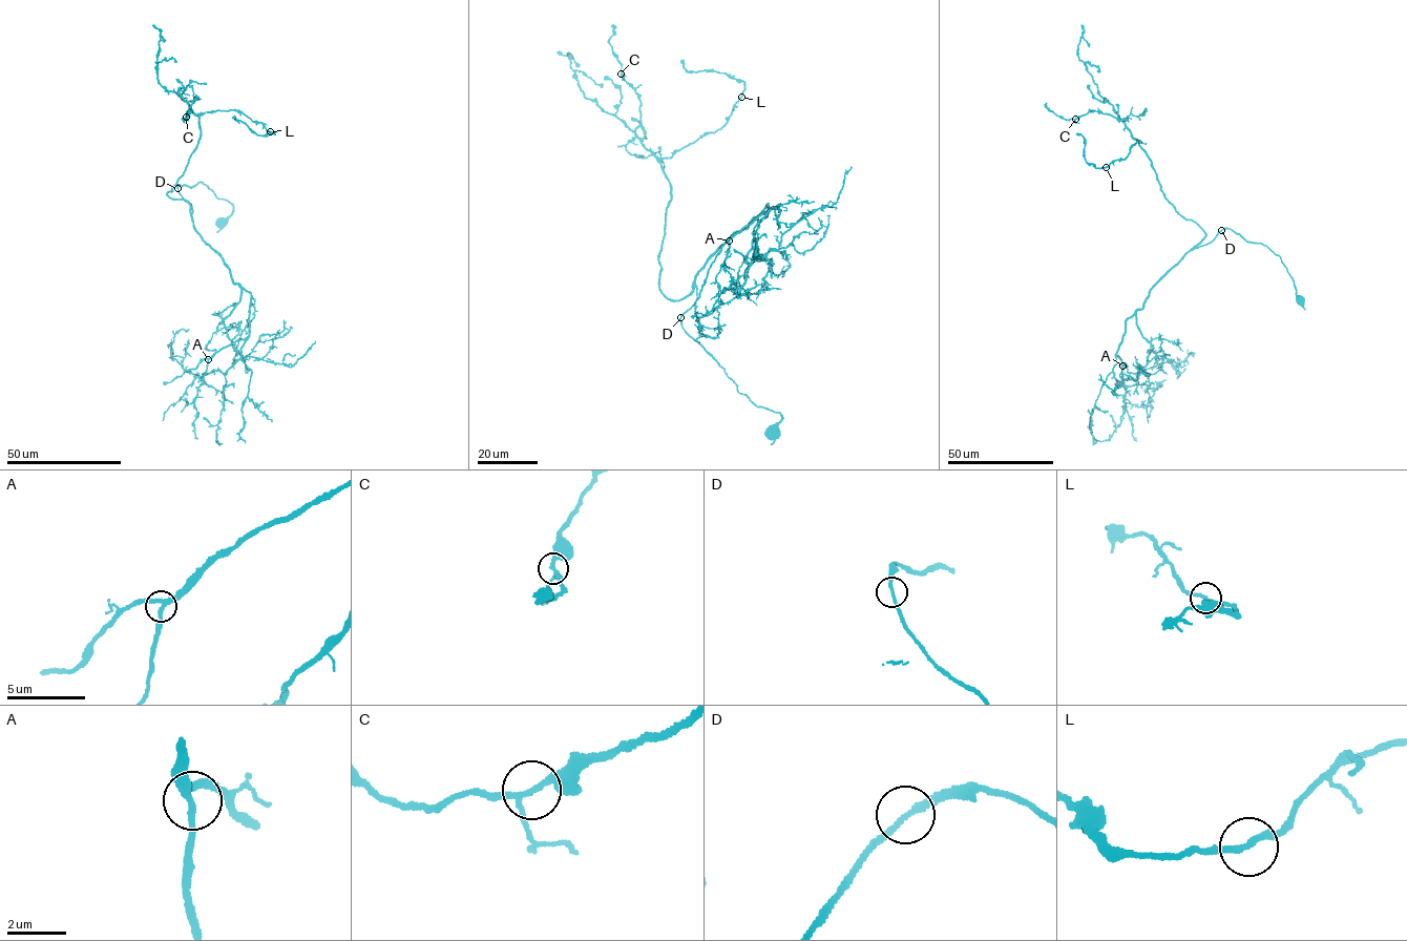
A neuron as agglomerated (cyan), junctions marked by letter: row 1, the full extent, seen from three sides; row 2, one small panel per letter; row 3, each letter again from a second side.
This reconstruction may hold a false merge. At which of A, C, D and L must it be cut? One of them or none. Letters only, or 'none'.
none

